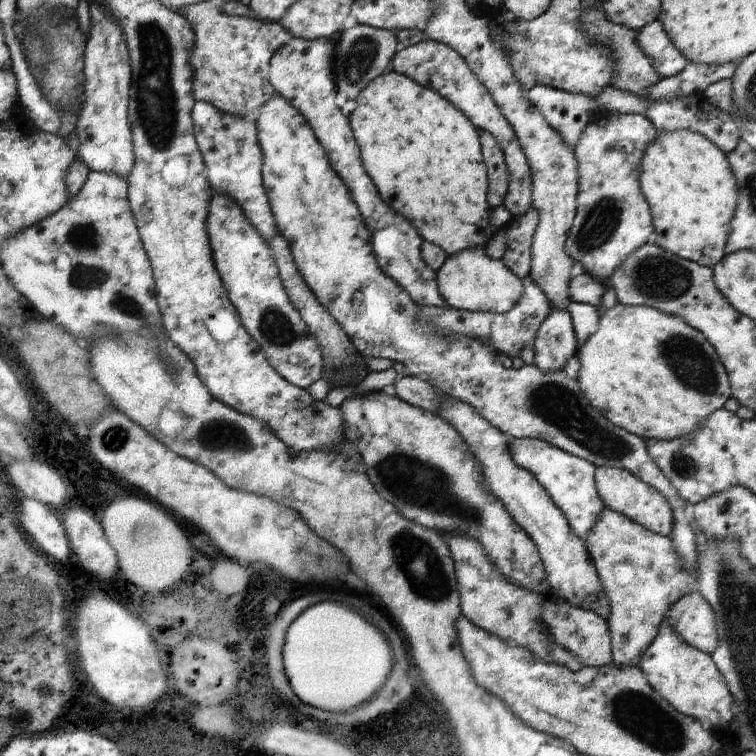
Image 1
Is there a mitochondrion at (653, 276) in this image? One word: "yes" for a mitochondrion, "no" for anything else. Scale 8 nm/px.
yes

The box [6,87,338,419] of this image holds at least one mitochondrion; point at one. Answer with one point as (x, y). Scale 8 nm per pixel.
(84, 238)

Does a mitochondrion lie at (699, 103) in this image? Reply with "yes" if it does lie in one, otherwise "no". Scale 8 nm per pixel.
yes

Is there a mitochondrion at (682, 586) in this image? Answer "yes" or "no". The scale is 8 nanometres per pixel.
no

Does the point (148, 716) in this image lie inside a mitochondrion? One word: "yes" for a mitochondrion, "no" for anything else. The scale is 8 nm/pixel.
no

